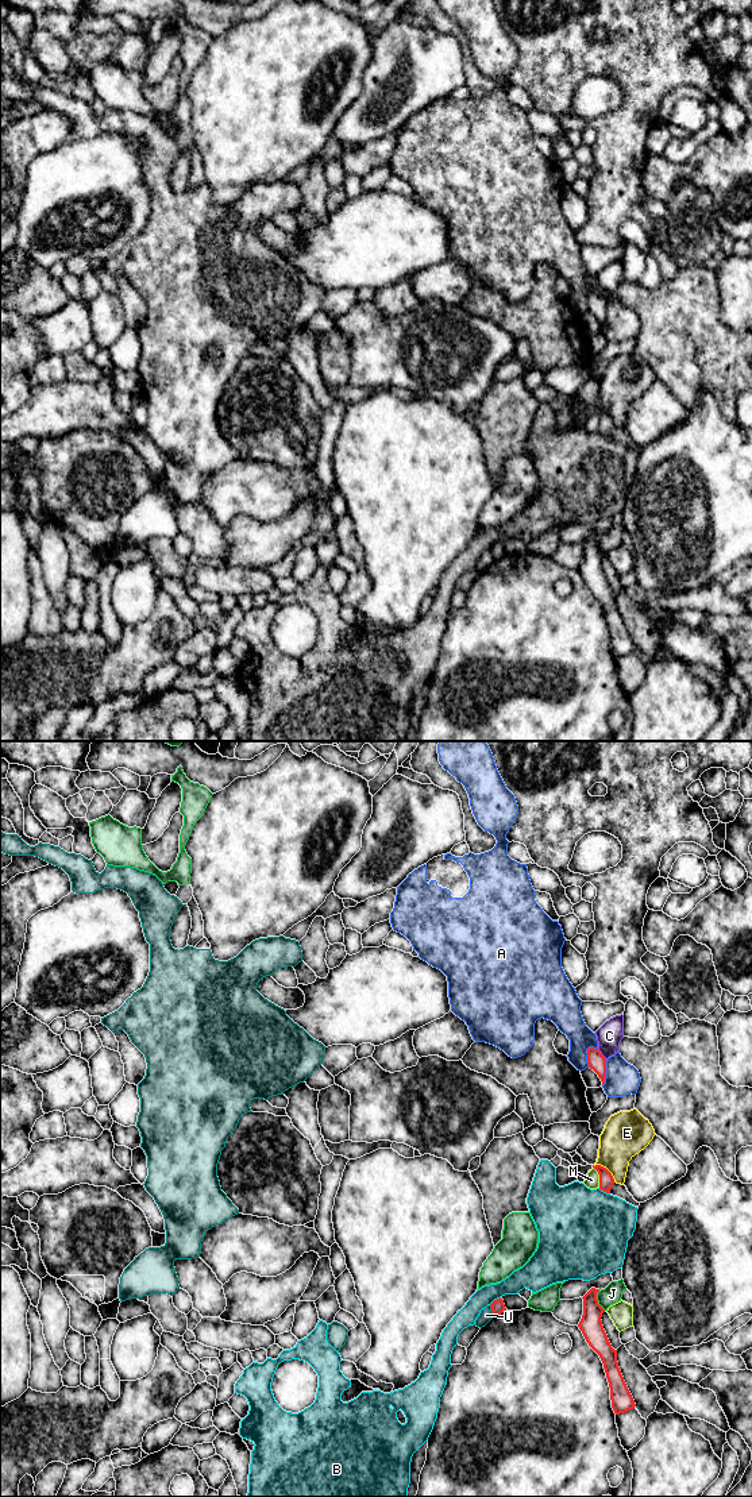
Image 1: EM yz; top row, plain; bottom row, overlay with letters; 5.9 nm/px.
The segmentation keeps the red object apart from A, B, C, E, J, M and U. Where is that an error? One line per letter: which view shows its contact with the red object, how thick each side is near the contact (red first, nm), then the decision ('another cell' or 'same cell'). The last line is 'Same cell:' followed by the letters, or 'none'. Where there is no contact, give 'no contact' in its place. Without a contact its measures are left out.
A: yz | 100/170 nm | another cell
B: yz | 90/480 nm | another cell
C: yz | 100/150 nm | another cell
E: yz | 90/280 nm | another cell
J: yz | 140/110 nm | another cell
M: yz | 90/90 nm | another cell
U: yz | 80/80 nm | another cell
Same cell: none

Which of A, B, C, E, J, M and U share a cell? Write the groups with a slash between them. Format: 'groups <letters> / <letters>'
groups A / B / C / E / J / M / U

